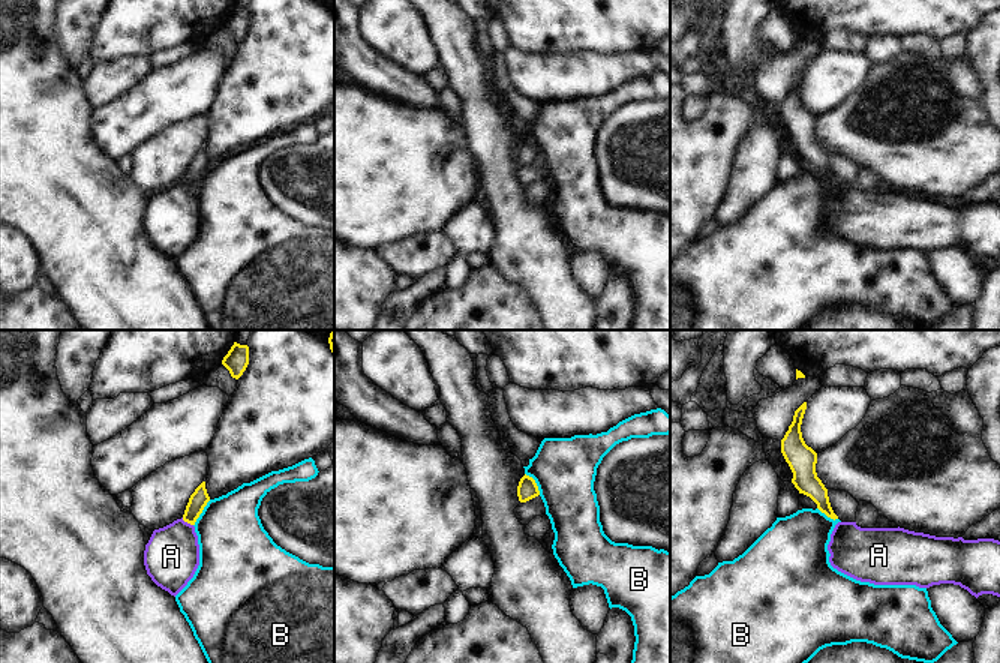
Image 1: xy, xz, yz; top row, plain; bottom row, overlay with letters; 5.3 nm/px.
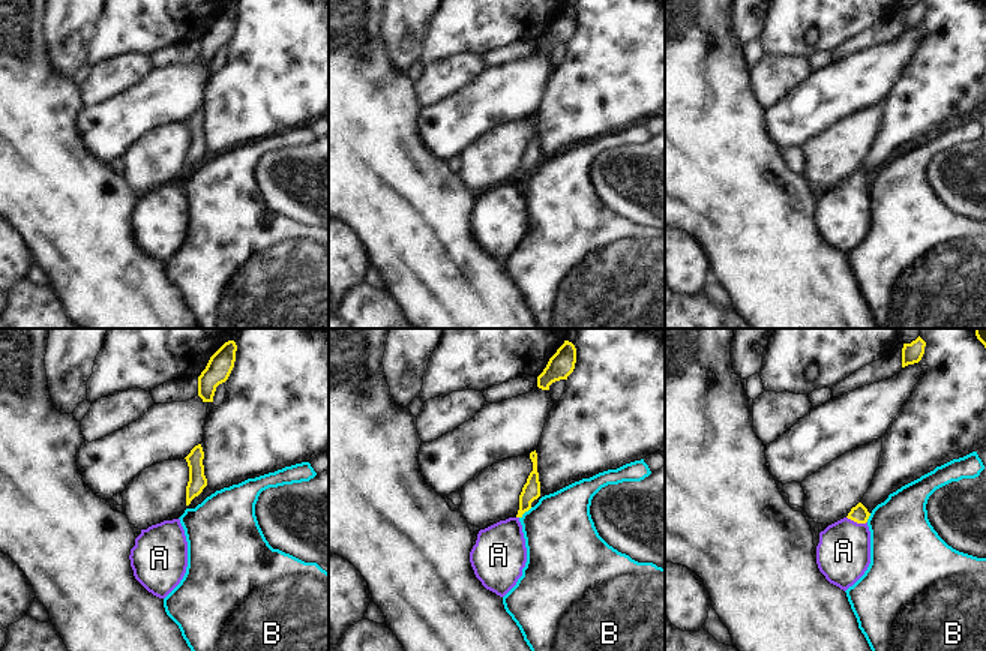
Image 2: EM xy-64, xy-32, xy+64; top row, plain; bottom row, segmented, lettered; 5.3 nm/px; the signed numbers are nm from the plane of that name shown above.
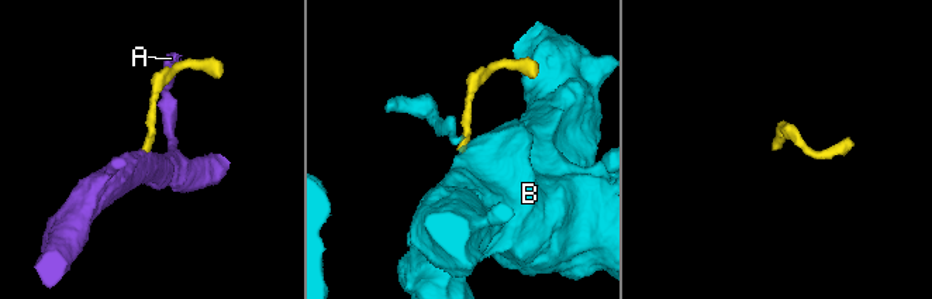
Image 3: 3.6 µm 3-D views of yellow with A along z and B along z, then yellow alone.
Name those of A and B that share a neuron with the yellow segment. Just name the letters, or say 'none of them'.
A

